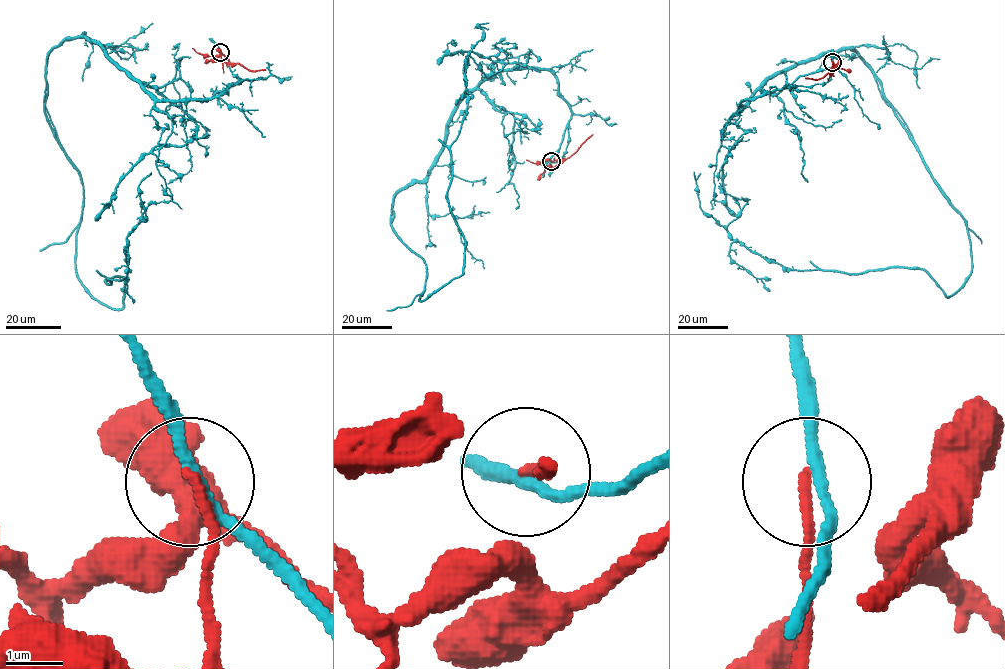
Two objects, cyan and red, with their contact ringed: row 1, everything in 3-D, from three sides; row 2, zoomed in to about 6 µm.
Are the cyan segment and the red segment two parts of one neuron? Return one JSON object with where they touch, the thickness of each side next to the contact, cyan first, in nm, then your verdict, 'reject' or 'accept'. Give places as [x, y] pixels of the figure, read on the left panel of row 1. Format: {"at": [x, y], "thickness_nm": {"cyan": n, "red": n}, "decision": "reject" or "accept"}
{"at": [220, 52], "thickness_nm": {"cyan": 180, "red": 170}, "decision": "reject"}

